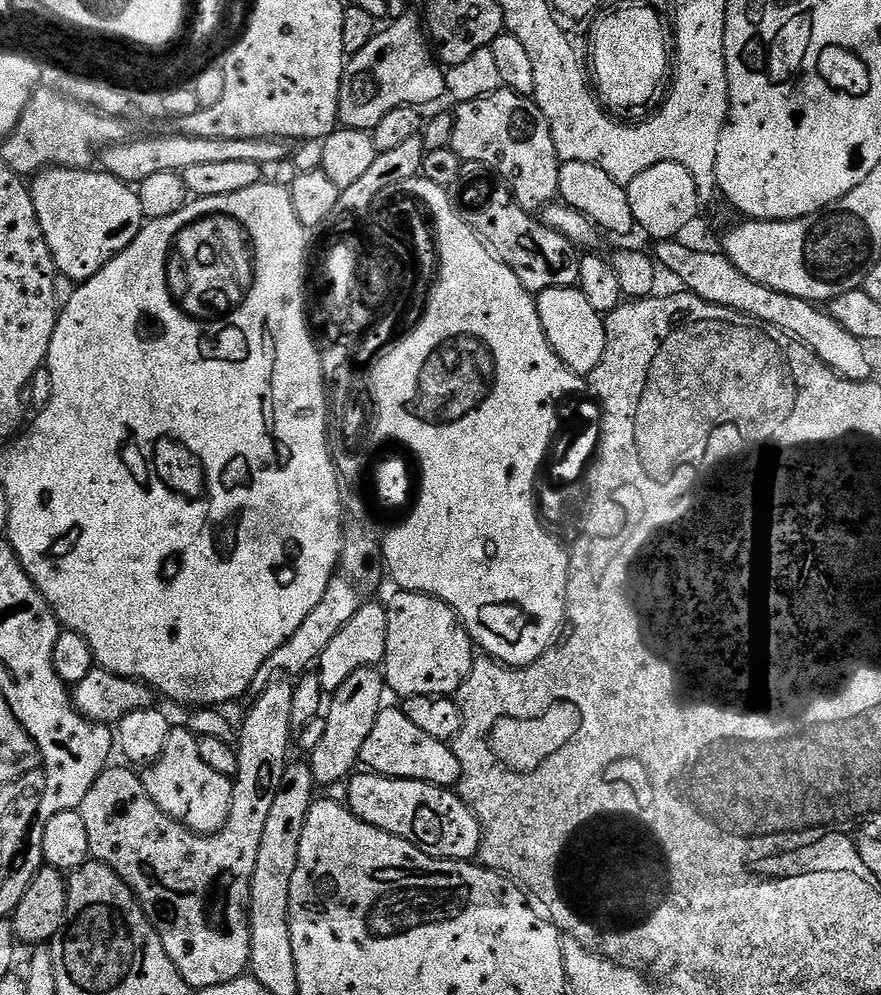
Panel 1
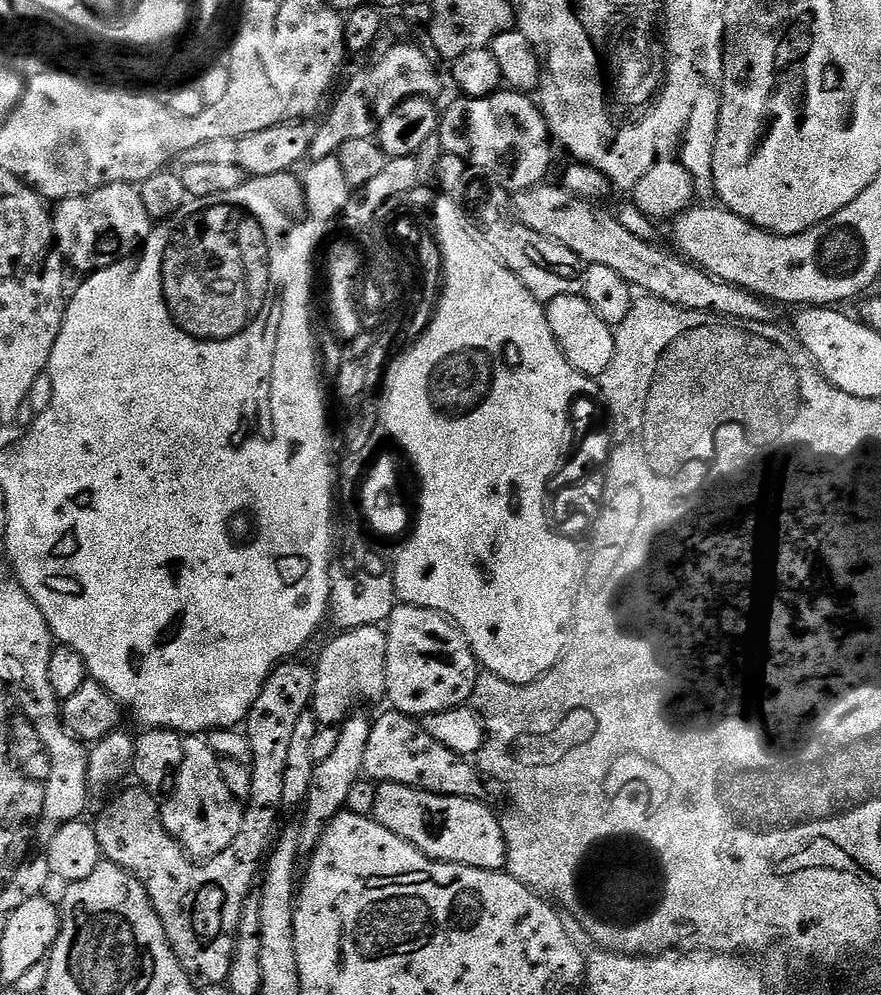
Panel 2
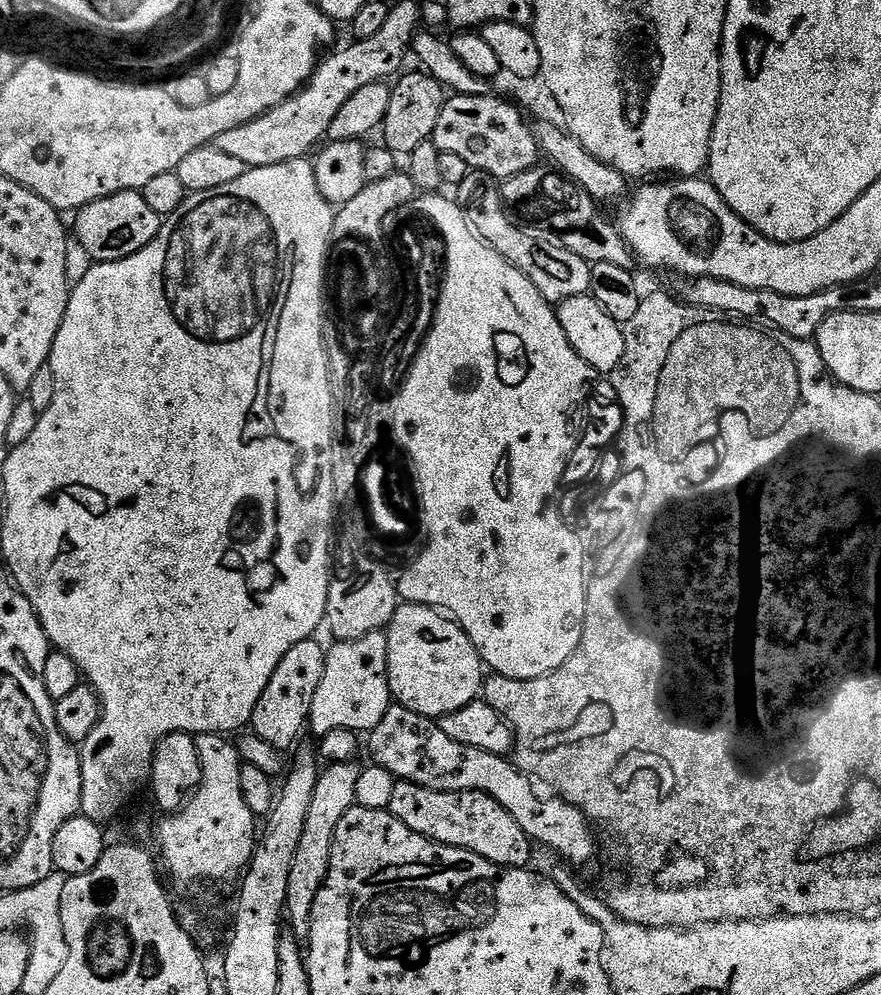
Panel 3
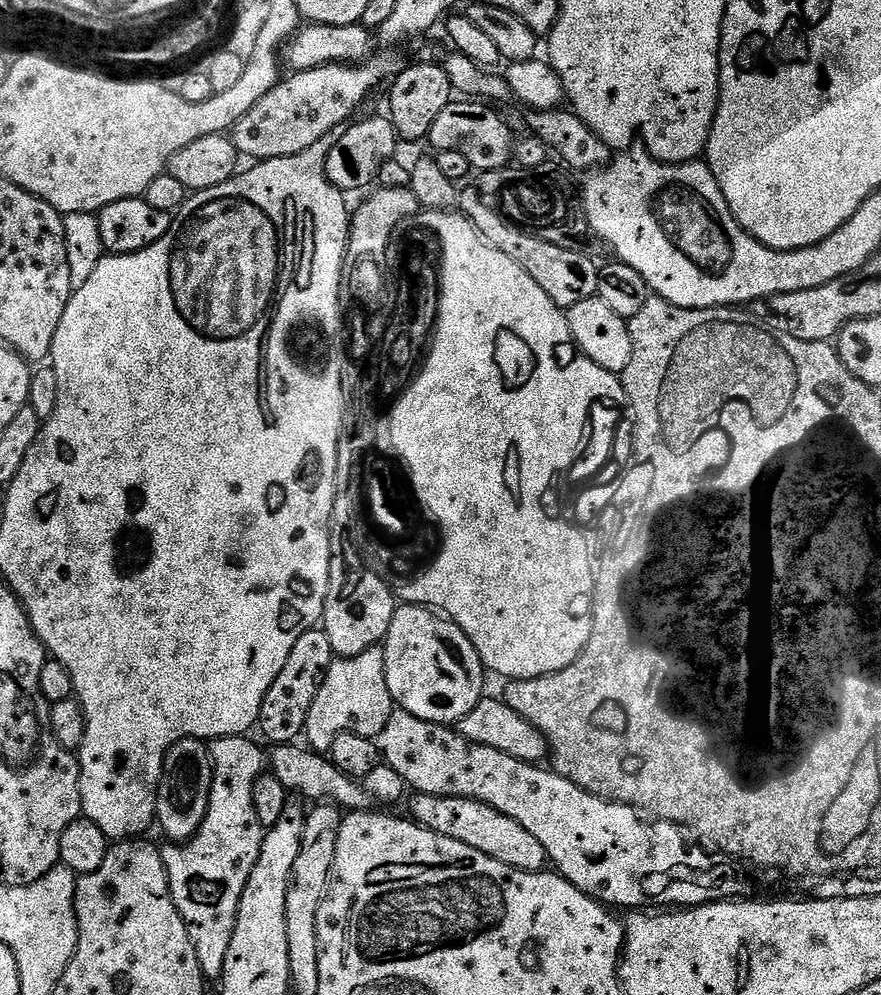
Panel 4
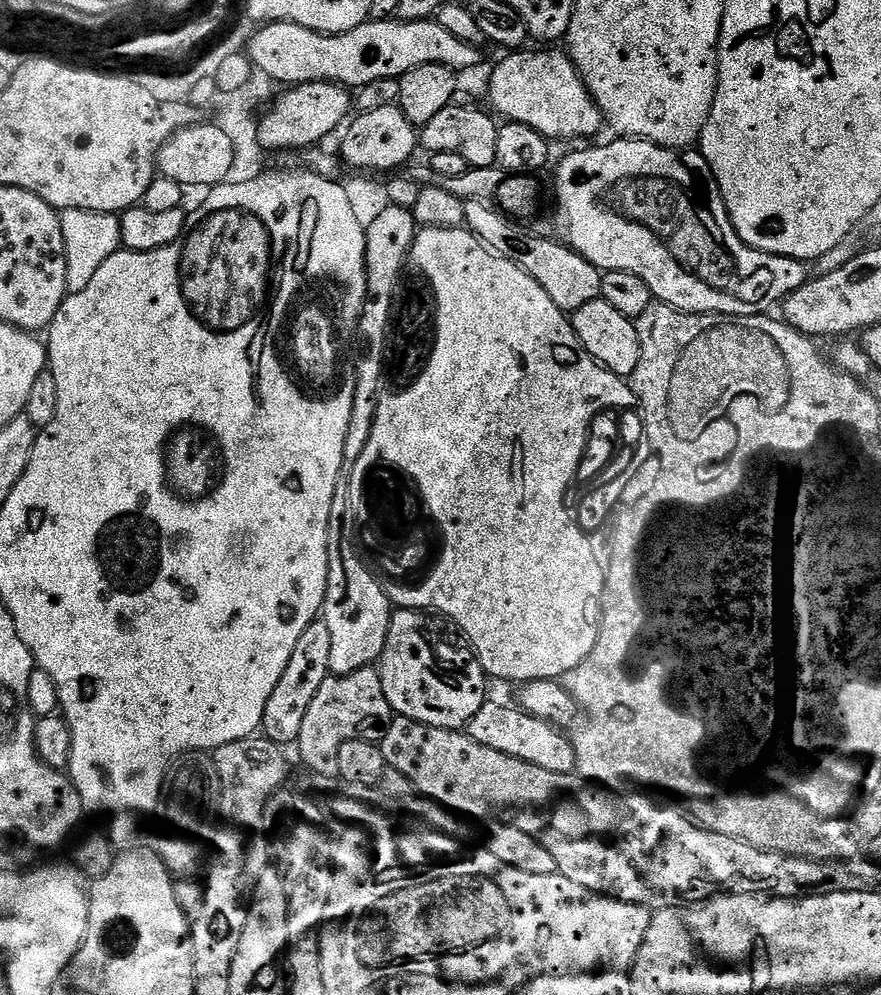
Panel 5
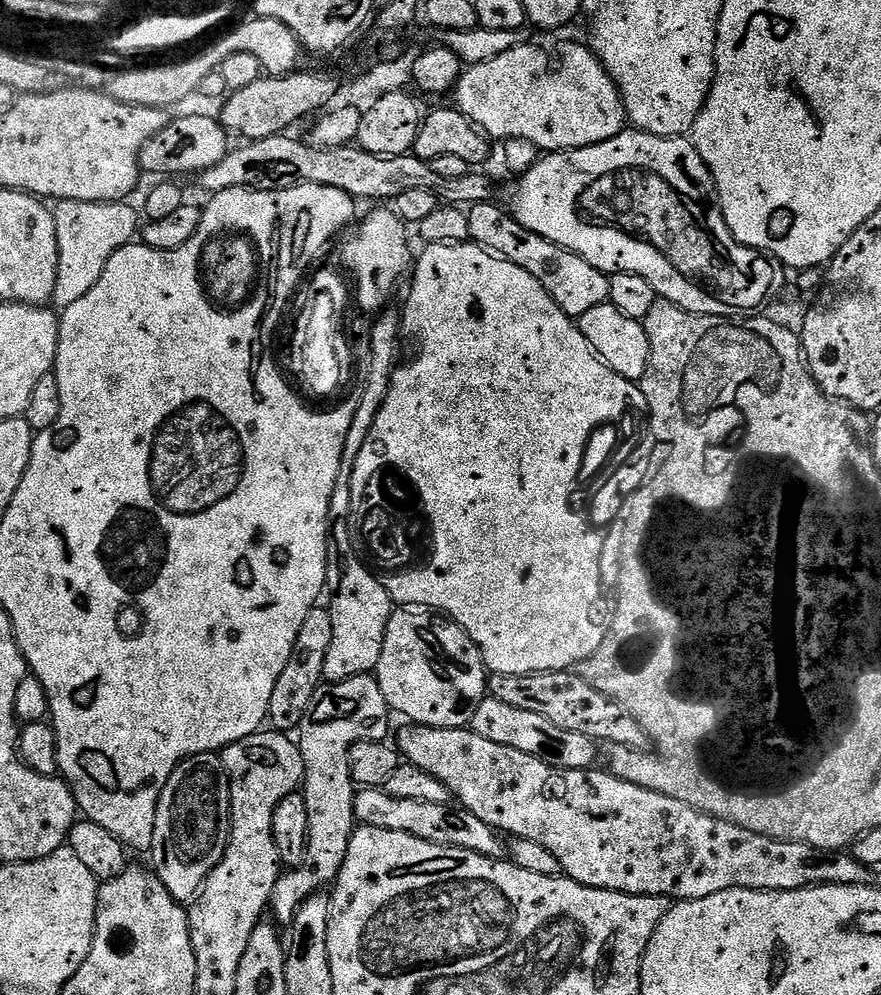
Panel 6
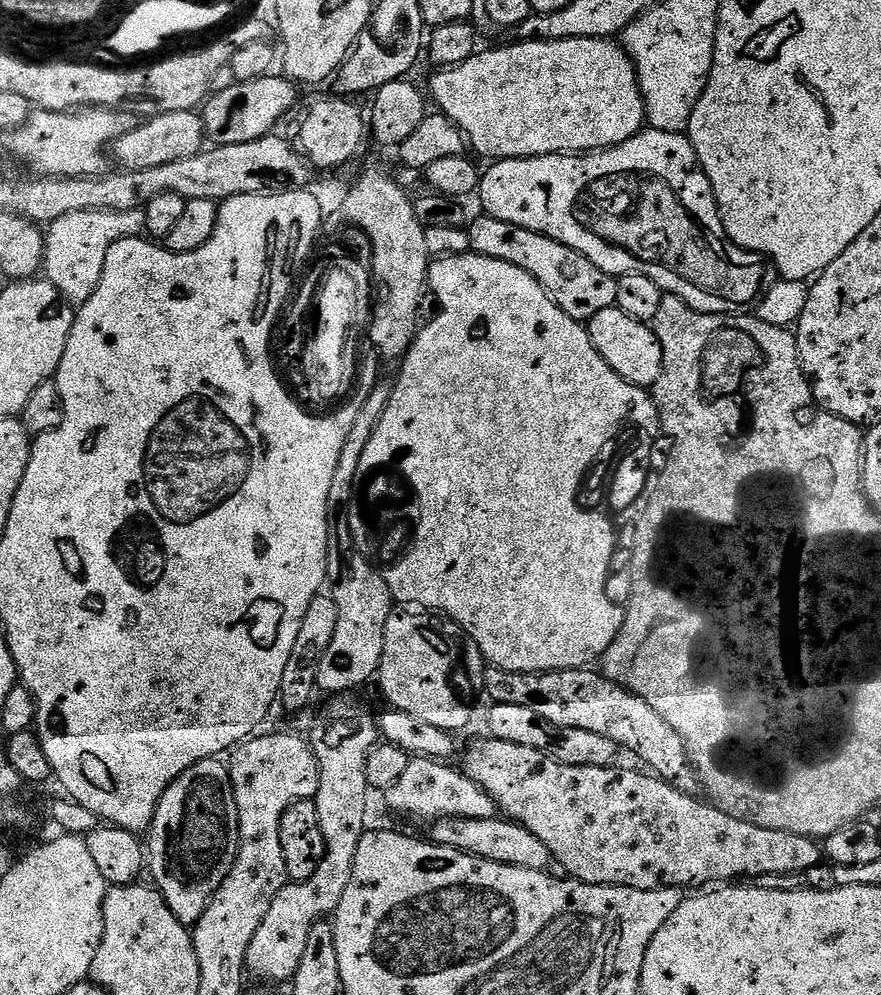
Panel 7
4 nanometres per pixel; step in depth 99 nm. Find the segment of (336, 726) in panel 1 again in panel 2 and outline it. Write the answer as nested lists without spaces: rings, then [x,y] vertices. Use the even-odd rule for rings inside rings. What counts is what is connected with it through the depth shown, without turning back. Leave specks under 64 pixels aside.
[[[349,718],[343,721],[342,727],[339,729],[338,746],[334,746],[334,750],[331,751],[328,758],[317,763],[312,774],[312,785],[306,801],[308,813],[304,816],[304,829],[301,827],[298,832],[301,849],[315,848],[321,832],[324,831],[324,825],[347,805],[344,803],[347,802],[348,795],[351,794],[352,787],[356,784],[356,779],[361,779],[364,771],[366,742],[370,742],[371,729],[371,723],[367,719],[364,721]]]

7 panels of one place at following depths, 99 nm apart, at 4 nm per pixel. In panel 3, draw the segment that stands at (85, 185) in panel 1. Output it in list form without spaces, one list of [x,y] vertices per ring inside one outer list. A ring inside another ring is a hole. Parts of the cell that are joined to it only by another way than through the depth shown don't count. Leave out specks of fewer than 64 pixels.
[[[119,192],[98,202],[90,202],[75,213],[74,219],[75,243],[86,246],[86,254],[90,254],[92,261],[102,264],[138,254],[138,250],[154,242],[162,223],[161,216],[146,206],[146,198],[140,192]]]

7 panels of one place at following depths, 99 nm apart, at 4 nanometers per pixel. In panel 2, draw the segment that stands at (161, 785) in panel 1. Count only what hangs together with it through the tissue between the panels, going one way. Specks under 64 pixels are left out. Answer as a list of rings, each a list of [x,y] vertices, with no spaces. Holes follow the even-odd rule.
[[[185,735],[184,757],[174,773],[176,789],[166,802],[161,803],[160,817],[167,832],[195,859],[216,856],[228,848],[240,832],[243,813],[238,809],[237,797],[222,778],[220,761],[221,757],[217,756],[207,735]]]

